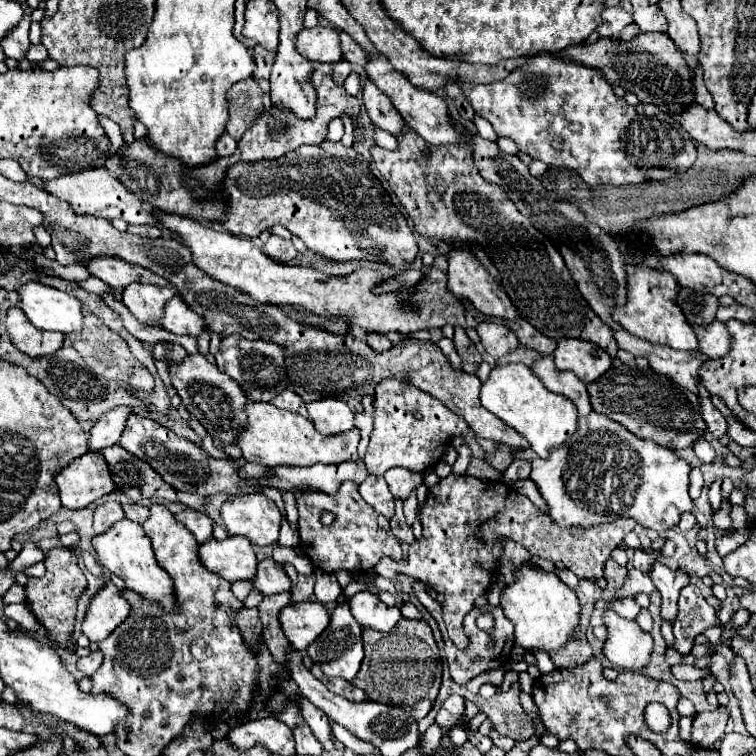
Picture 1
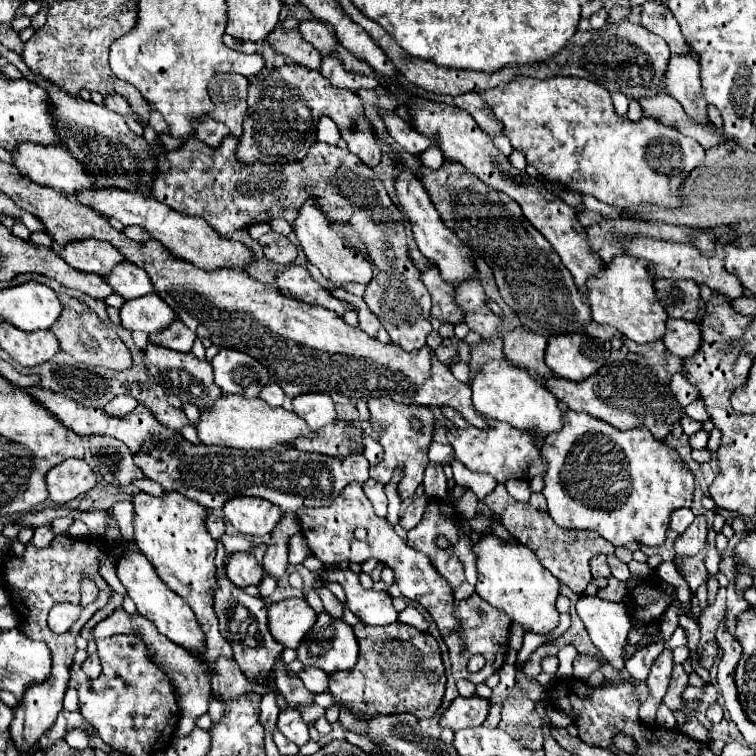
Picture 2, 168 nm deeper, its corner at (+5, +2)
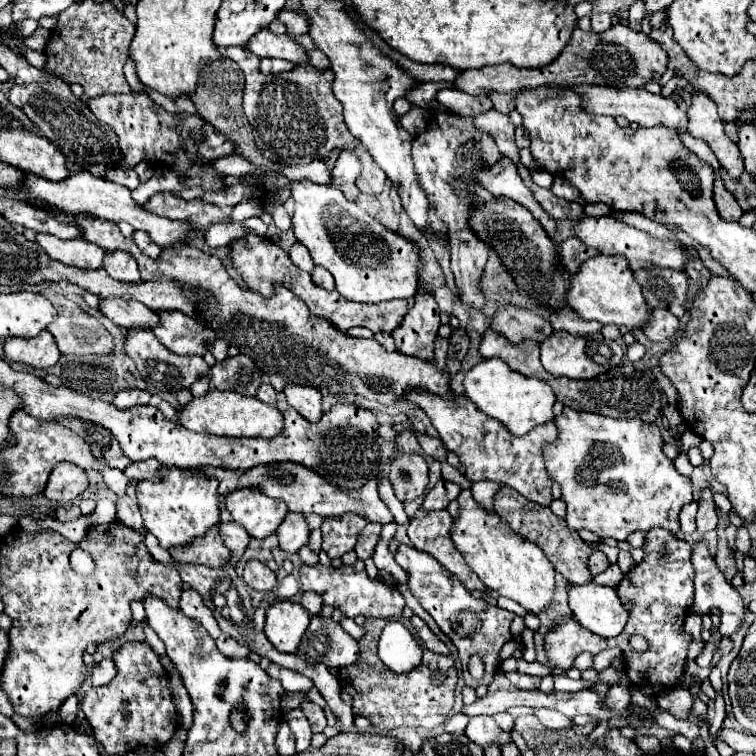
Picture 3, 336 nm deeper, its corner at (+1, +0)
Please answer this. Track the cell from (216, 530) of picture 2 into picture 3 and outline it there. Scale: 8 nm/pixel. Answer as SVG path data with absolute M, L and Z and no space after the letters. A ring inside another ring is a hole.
M222 522L218 526L218 530L220 530L220 536L222 536L224 544L230 548L232 558L234 560L240 560L240 556L246 550L246 544L250 540L250 536L246 534L246 530L242 526L238 526L236 522Z

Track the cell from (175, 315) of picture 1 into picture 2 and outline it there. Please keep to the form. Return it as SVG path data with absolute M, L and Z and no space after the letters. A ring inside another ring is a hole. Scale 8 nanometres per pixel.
M156 294L126 300L120 308L120 324L130 332L140 330L144 334L154 334L168 328L172 318L176 318L174 310Z

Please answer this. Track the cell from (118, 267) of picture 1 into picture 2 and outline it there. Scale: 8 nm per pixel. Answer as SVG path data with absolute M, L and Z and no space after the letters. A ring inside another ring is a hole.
M78 240L64 244L58 254L76 270L96 272L100 276L108 276L114 264L122 262L124 256L112 248L112 244L104 244L102 240Z

